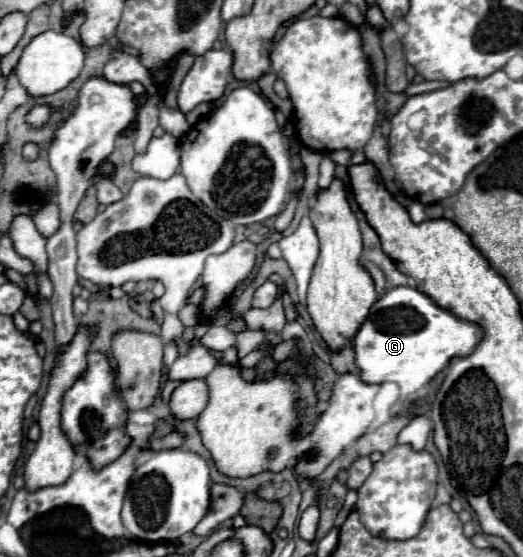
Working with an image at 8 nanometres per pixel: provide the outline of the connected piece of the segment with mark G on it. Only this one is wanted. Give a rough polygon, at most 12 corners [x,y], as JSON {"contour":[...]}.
{"contour":[[393,287],[353,339],[361,379],[401,399],[471,355],[481,325]]}

